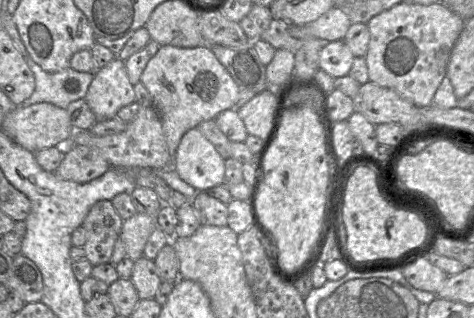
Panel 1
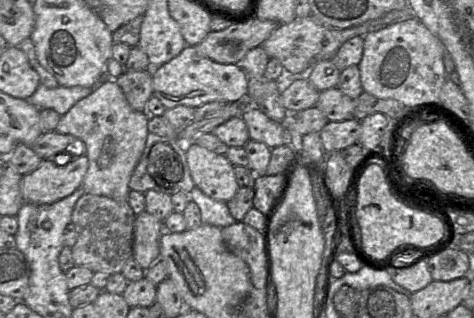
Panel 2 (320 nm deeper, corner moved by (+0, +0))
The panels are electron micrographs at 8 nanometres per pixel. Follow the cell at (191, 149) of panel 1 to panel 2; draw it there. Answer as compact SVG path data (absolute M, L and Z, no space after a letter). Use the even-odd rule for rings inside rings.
M197 144L186 146L186 160L195 186L206 196L227 203L240 188L226 156Z

